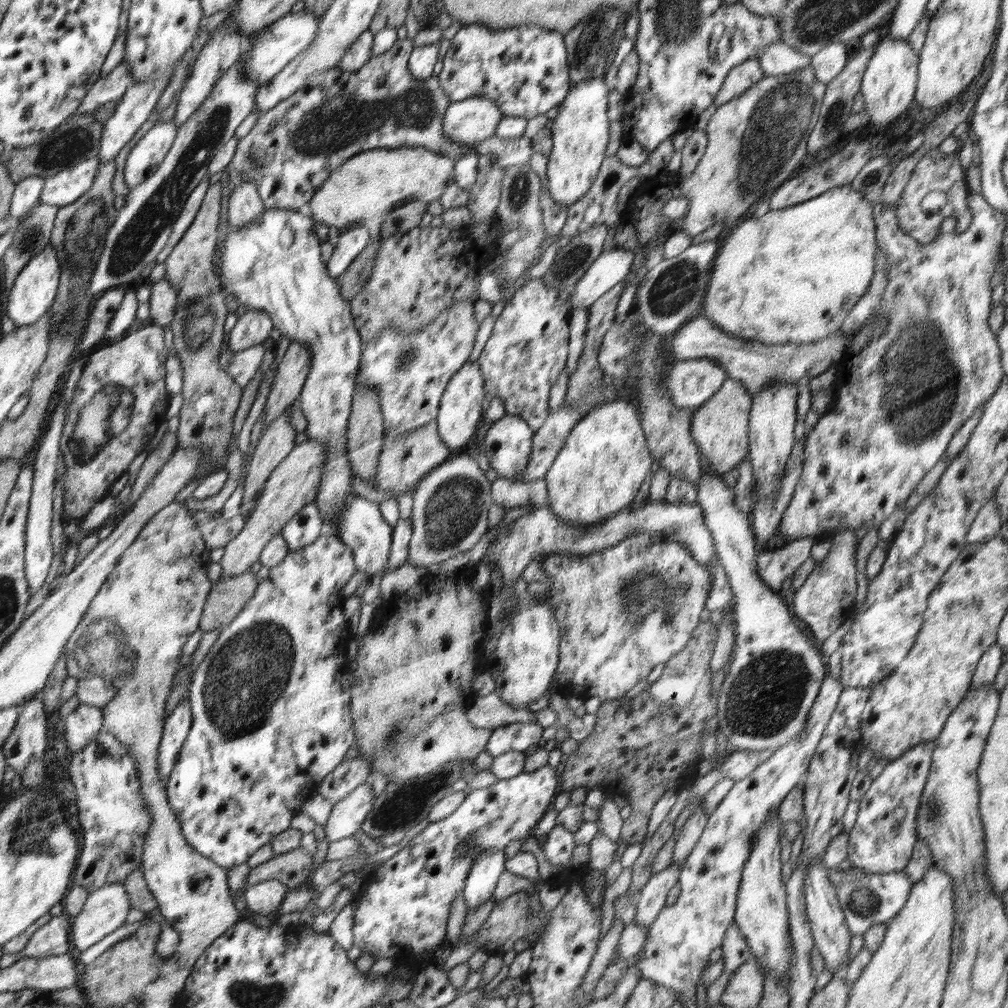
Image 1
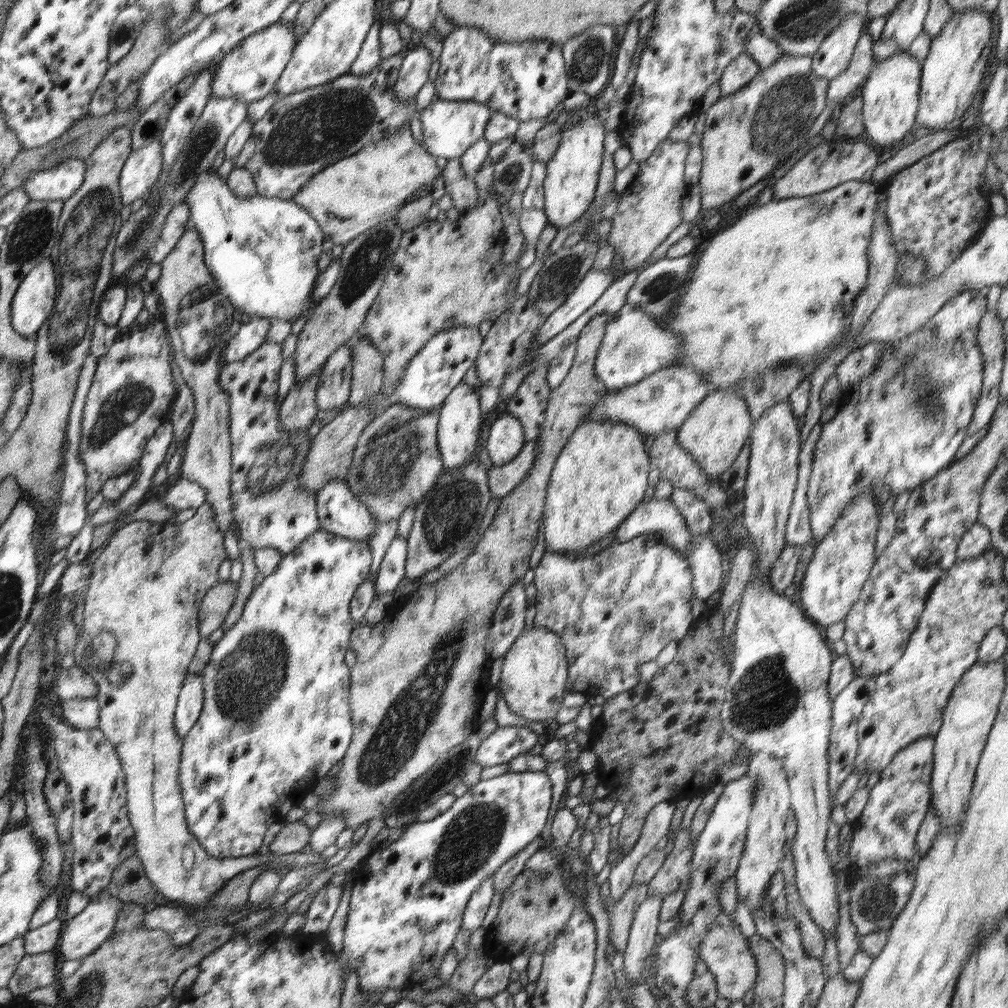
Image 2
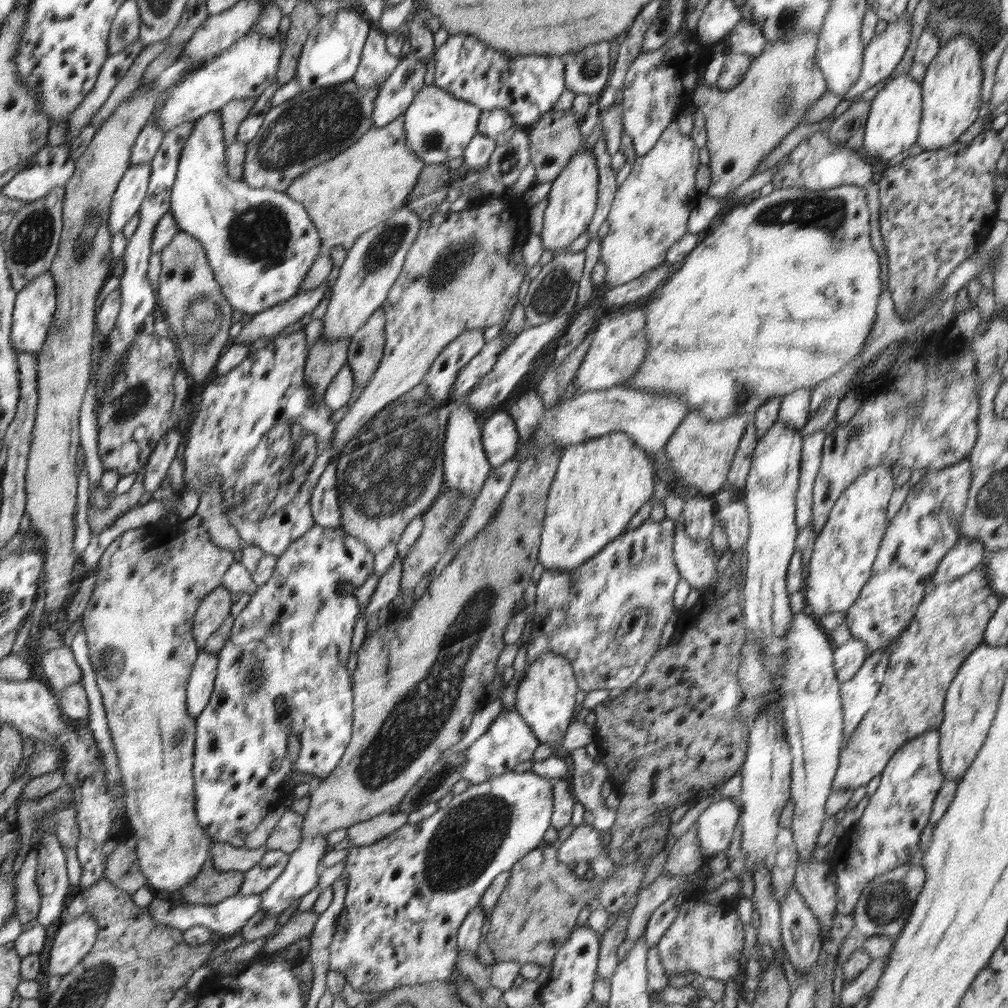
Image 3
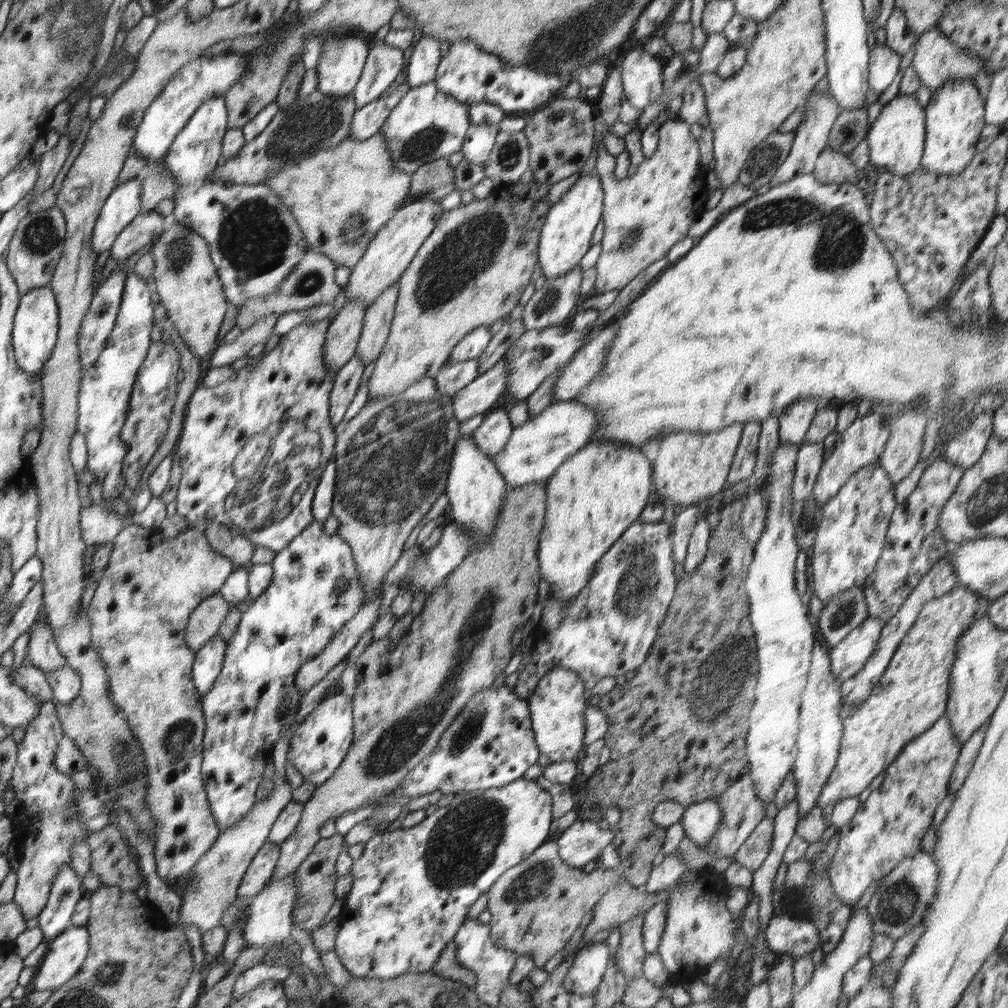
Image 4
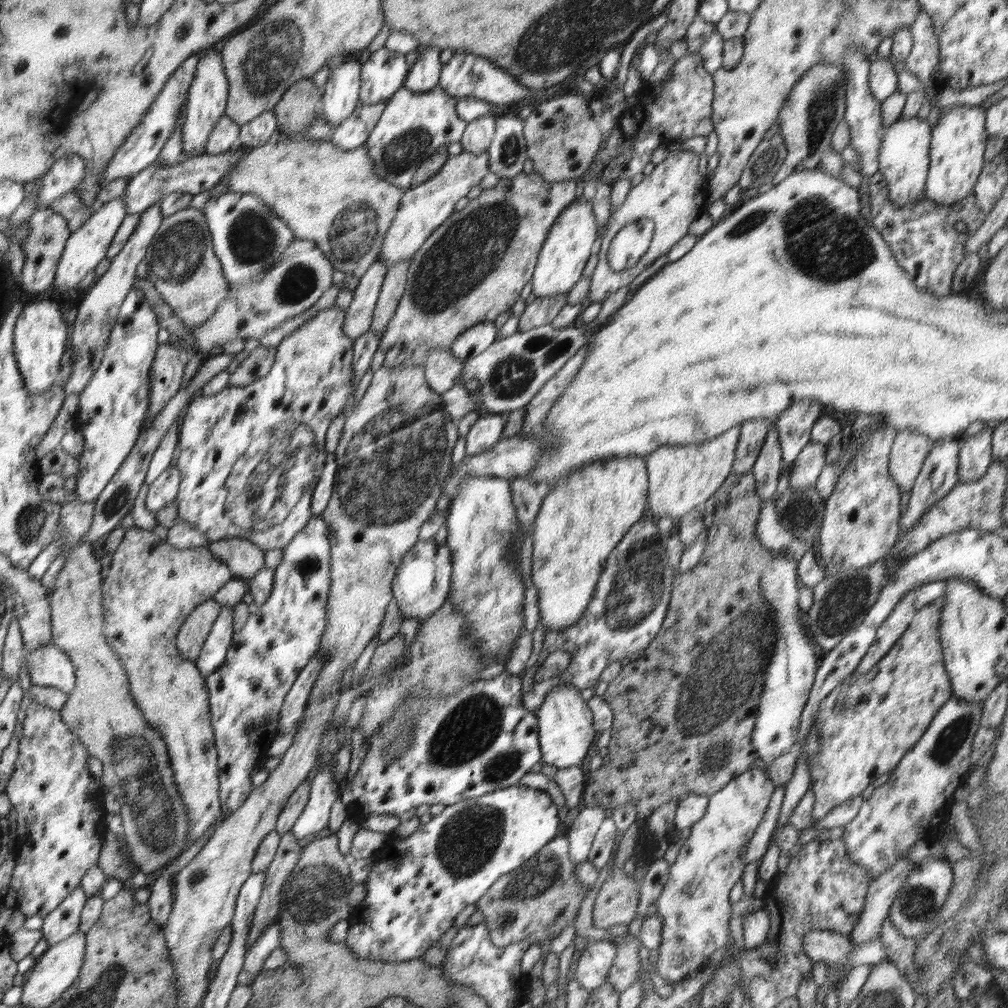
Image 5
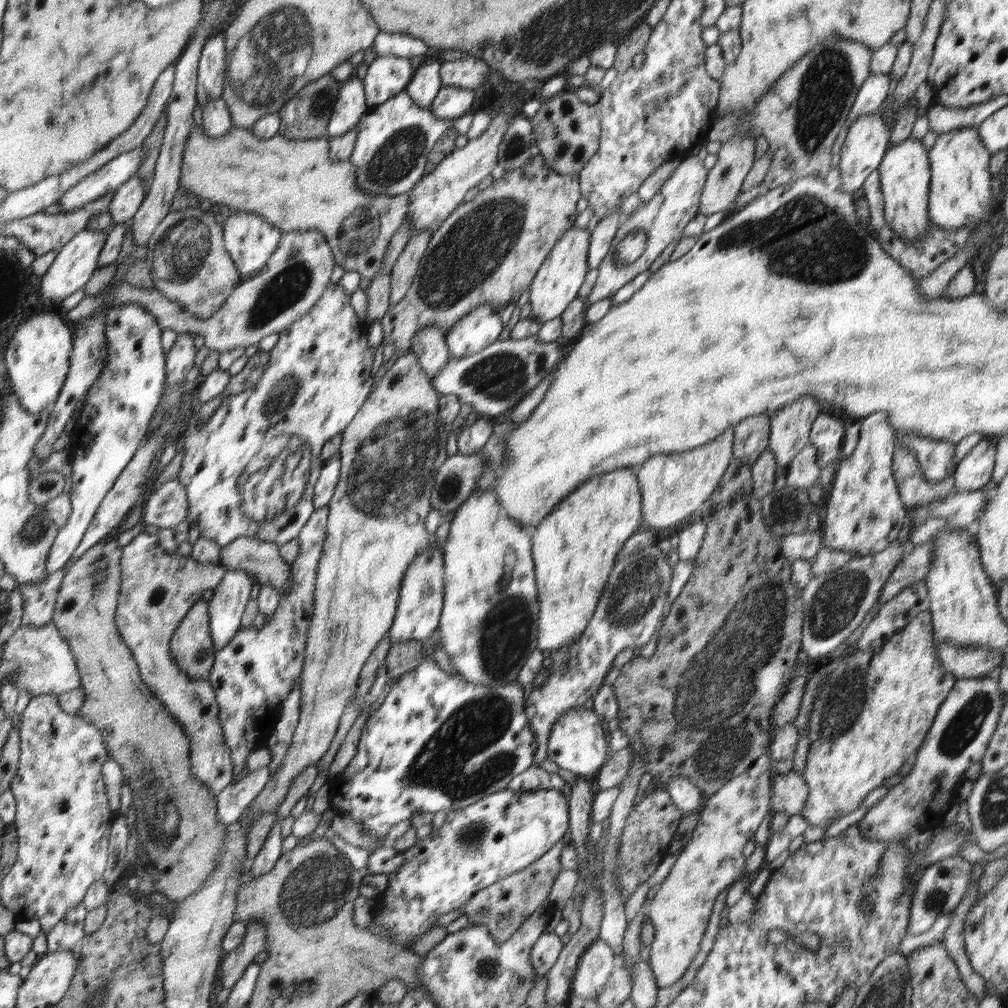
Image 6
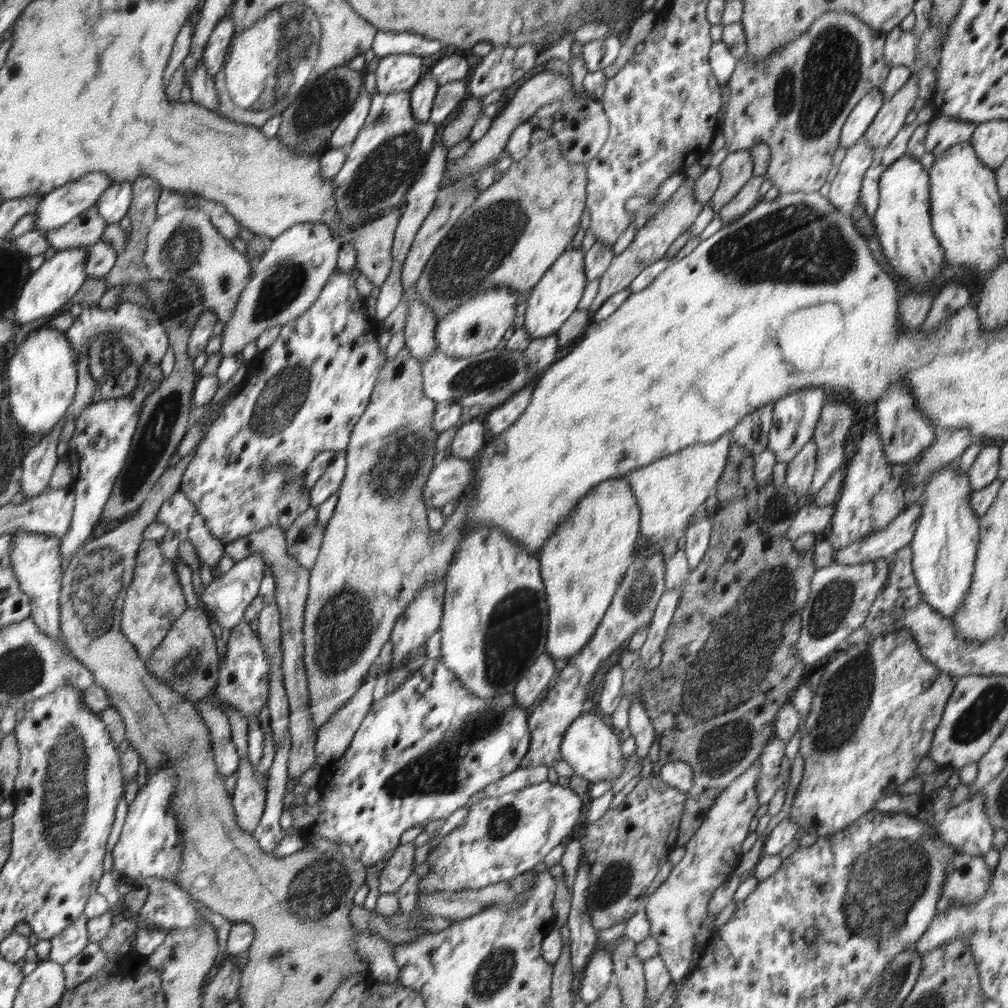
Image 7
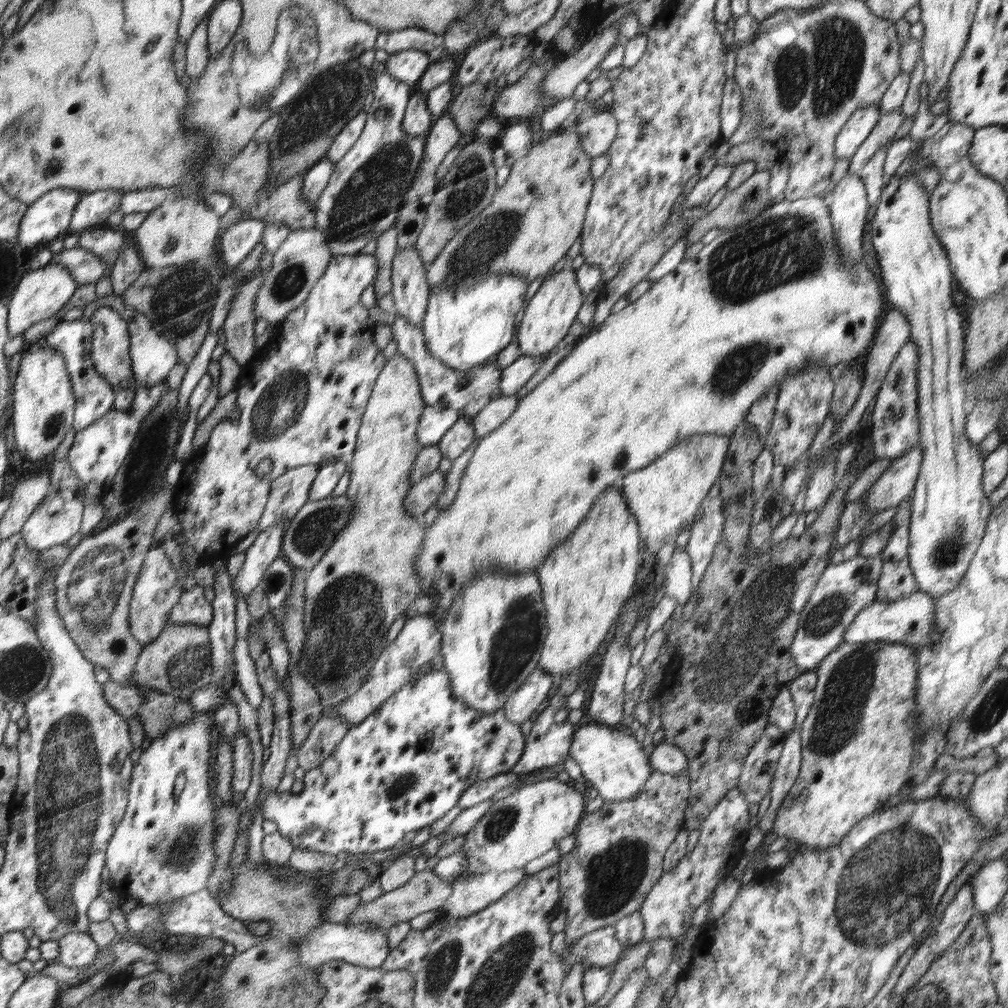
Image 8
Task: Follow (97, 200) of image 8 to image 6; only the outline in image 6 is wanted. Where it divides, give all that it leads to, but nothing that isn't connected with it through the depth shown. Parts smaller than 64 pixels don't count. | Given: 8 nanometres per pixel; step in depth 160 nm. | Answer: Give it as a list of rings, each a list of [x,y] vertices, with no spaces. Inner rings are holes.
[[[134,176],[114,191],[108,211],[116,224],[125,223],[136,215],[143,204],[146,195],[144,181]]]

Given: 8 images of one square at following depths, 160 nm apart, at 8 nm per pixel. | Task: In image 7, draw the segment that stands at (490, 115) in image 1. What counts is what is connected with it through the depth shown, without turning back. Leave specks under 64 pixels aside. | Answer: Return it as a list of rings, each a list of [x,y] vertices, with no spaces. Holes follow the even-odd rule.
[[[409,91],[393,92],[392,94],[376,93],[371,98],[369,116],[362,125],[360,132],[347,149],[347,157],[333,178],[335,194],[333,197],[337,202],[338,234],[350,233],[368,221],[378,220],[378,216],[388,209],[396,209],[403,204],[405,194],[415,183],[417,176],[429,157],[435,141],[438,139],[440,127],[433,126],[428,122],[417,123],[411,111],[411,94]]]

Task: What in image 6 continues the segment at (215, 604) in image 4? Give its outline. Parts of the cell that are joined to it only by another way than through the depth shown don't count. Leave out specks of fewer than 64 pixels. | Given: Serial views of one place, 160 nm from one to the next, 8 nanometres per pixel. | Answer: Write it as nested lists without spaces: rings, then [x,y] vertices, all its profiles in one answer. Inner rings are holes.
[[[200,599],[192,616],[180,623],[176,640],[172,641],[172,652],[176,652],[176,664],[191,679],[207,680],[214,662],[214,638],[208,630],[208,602]]]

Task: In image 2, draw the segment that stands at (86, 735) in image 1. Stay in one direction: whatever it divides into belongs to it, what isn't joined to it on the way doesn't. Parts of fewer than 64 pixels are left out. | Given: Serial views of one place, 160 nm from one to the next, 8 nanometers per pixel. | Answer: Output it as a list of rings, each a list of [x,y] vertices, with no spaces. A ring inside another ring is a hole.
[[[90,698],[71,699],[60,702],[58,705],[61,718],[68,725],[82,731],[98,726],[99,708],[100,704],[98,703],[98,699]]]

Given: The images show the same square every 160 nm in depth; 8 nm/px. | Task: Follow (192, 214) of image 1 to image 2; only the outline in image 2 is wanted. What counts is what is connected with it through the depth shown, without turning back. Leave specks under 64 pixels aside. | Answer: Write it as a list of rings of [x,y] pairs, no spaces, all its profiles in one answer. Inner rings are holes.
[[[186,203],[173,208],[167,220],[164,221],[162,233],[160,233],[160,237],[156,240],[156,245],[152,250],[150,257],[152,264],[162,263],[164,258],[176,247],[178,240],[185,234],[189,226],[188,217],[190,217],[190,209]]]

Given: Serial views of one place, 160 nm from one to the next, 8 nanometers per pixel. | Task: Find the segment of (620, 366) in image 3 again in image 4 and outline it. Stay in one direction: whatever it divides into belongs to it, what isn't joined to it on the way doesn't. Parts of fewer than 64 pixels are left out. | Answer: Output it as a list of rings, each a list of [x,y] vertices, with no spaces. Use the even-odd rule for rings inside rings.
[[[616,319],[604,326],[598,336],[574,354],[574,359],[563,367],[556,381],[553,404],[573,400],[599,375],[608,348],[612,346],[618,329],[618,319]]]

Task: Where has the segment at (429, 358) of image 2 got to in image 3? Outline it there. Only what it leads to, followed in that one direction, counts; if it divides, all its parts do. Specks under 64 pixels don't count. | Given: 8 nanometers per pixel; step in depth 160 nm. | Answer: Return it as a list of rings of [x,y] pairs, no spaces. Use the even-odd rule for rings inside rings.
[[[472,329],[461,332],[443,348],[421,380],[433,400],[451,401],[450,393],[458,373],[476,357],[484,343],[483,330]]]

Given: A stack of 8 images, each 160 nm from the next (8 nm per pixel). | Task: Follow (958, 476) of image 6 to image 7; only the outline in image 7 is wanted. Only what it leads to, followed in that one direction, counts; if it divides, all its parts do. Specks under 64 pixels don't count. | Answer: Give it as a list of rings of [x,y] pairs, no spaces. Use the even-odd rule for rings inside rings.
[[[986,445],[981,448],[974,463],[967,471],[969,487],[972,491],[988,486],[997,478],[1000,455],[1001,446],[999,445]]]

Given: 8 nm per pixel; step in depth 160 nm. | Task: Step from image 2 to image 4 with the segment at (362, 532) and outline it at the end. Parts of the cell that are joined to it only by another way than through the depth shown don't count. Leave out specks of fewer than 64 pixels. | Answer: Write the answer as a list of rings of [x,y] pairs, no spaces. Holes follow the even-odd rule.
[[[330,461],[322,471],[319,482],[315,484],[314,499],[311,508],[314,521],[324,523],[326,518],[331,515],[336,469],[337,464],[335,461]]]

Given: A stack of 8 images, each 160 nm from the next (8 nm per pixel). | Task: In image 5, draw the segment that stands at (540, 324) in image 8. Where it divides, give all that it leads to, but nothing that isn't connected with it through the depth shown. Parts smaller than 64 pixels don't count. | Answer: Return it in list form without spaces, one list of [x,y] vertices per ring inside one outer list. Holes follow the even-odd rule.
[[[583,195],[574,199],[560,212],[556,222],[552,224],[552,230],[548,232],[548,238],[544,240],[532,275],[532,293],[536,298],[564,296],[572,290],[574,284],[580,280],[584,267],[592,254],[591,248],[598,237],[598,228],[595,214],[592,211],[592,203],[584,200]]]

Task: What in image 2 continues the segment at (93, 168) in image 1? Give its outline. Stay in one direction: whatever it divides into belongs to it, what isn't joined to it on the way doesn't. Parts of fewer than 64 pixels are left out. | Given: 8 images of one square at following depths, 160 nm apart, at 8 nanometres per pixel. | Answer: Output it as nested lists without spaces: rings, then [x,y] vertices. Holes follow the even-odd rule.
[[[69,158],[50,170],[37,172],[22,188],[32,201],[68,200],[83,186],[87,164],[78,158]]]

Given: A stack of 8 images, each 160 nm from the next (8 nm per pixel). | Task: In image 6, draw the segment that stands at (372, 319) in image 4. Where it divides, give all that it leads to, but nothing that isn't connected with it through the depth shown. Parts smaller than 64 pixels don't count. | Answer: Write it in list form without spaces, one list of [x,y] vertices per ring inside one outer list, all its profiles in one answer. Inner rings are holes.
[[[434,229],[420,231],[412,235],[407,246],[402,250],[402,254],[396,260],[391,269],[390,307],[396,305],[404,296],[406,296],[412,282],[420,268],[420,262],[426,254],[426,248],[432,240]]]

